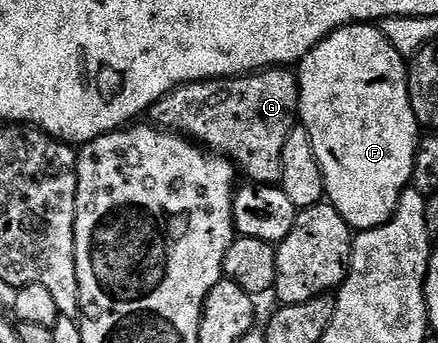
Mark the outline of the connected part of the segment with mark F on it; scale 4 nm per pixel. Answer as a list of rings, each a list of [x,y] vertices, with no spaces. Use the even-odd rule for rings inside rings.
[[[375,23],[347,24],[344,28],[339,28],[337,32],[331,32],[323,42],[314,46],[314,50],[310,50],[304,55],[303,60],[299,61],[298,64],[298,79],[300,81],[300,114],[298,120],[310,134],[310,142],[314,142],[314,158],[318,158],[318,166],[322,166],[324,195],[327,203],[336,207],[338,214],[342,214],[342,218],[354,230],[382,226],[392,217],[402,194],[411,185],[416,148],[422,139],[422,126],[416,121],[416,115],[412,109],[410,68],[405,57],[400,56],[398,50],[394,50],[394,46],[390,46],[386,34],[382,34],[382,30]]]

